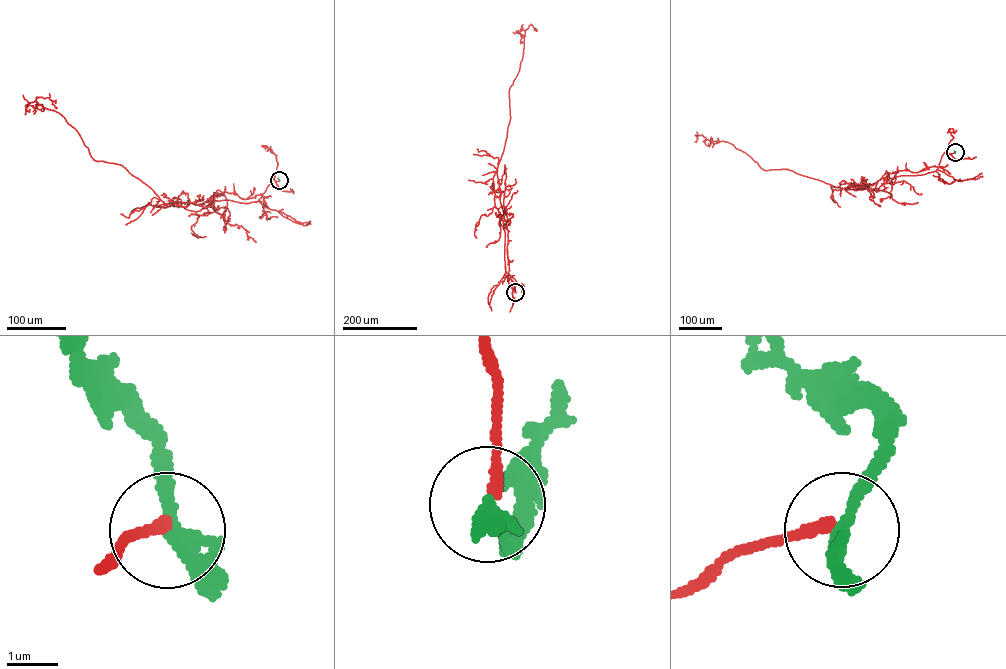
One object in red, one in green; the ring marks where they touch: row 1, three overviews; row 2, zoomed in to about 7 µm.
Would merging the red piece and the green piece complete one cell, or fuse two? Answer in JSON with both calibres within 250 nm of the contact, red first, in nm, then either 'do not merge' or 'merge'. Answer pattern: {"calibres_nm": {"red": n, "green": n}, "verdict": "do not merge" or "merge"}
{"calibres_nm": {"red": 220, "green": 240}, "verdict": "do not merge"}

